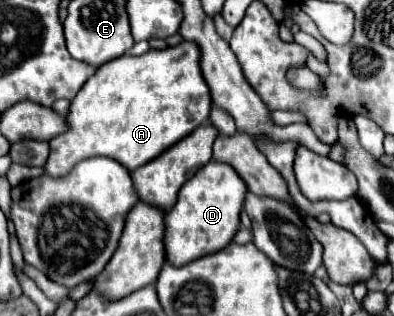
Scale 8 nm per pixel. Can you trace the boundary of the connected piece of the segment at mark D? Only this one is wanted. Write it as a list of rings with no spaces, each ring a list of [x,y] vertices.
[[[209,161],[209,165],[201,167],[183,187],[177,199],[177,205],[165,213],[165,251],[167,261],[171,265],[187,265],[203,255],[217,253],[239,231],[239,215],[247,197],[247,185],[239,177],[239,173],[219,161]]]

